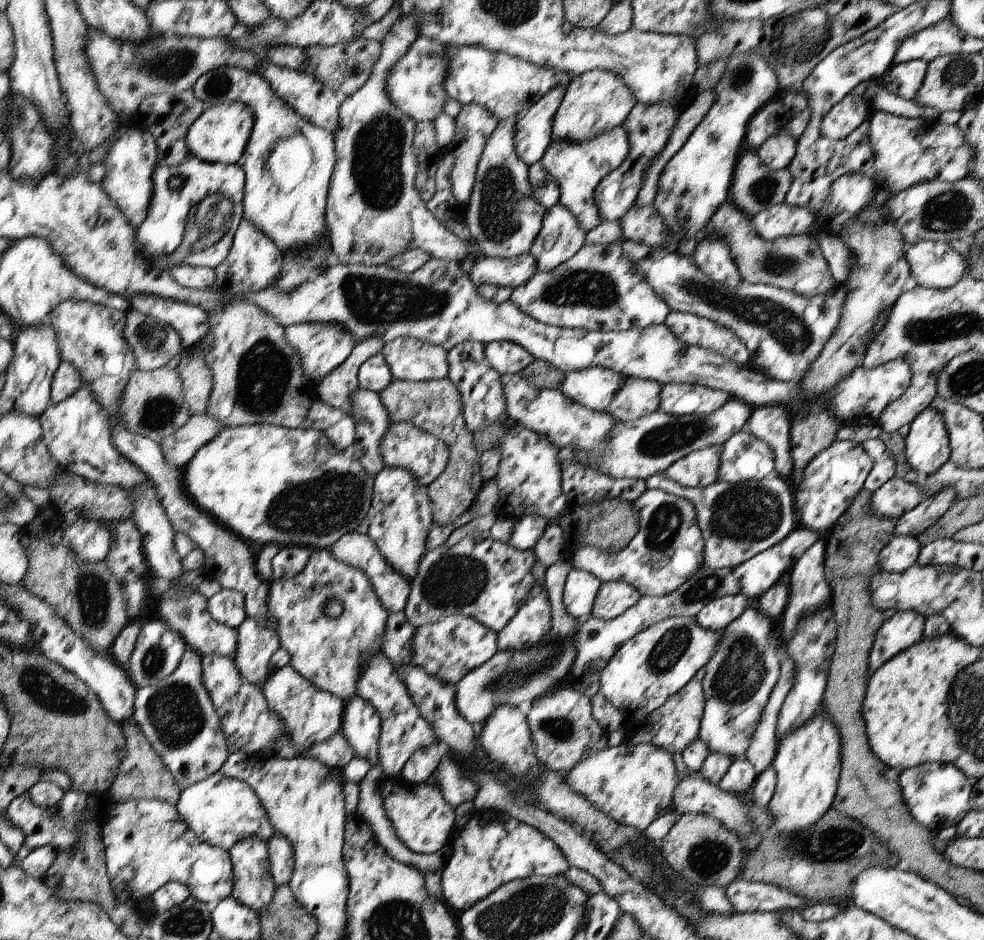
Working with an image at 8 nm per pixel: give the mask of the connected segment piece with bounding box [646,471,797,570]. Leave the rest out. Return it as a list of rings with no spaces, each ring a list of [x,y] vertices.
[[[775,471],[762,480],[748,480],[734,486],[716,481],[716,484],[704,488],[680,486],[680,483],[660,473],[646,479],[646,488],[662,489],[686,498],[694,504],[697,510],[697,523],[705,544],[703,568],[710,570],[730,568],[750,560],[753,556],[778,544],[797,526],[794,522],[793,490],[789,481]]]

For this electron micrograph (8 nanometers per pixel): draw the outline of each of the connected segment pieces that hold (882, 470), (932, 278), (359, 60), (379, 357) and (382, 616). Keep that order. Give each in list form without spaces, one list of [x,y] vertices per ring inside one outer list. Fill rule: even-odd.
[[[880,438],[866,440],[862,446],[873,462],[872,470],[868,473],[863,488],[868,492],[874,492],[895,476],[895,459],[886,442]]]
[[[920,240],[906,249],[905,257],[918,286],[952,288],[965,275],[964,258],[948,242]]]
[[[360,37],[348,44],[334,44],[334,46],[326,47],[318,45],[307,48],[308,66],[303,72],[322,81],[328,88],[340,93],[342,97],[348,97],[359,91],[371,78],[372,68],[380,58],[380,44],[381,42],[376,40]]]
[[[378,353],[360,365],[357,379],[360,389],[380,394],[390,386],[393,376],[384,355]]]
[[[315,549],[306,568],[298,576],[284,580],[272,579],[268,594],[268,612],[278,620],[278,634],[284,650],[290,655],[289,664],[308,682],[341,698],[345,703],[357,696],[356,684],[360,679],[360,668],[372,654],[382,650],[382,638],[388,620],[388,611],[384,610],[380,600],[376,598],[371,580],[368,580],[368,576],[362,570],[336,560],[328,549]],[[328,600],[342,602],[343,610],[338,618],[326,614],[324,608]]]

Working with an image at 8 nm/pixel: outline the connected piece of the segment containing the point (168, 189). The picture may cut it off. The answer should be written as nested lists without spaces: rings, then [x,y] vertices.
[[[190,154],[178,166],[156,167],[152,182],[152,200],[144,224],[135,230],[135,247],[146,250],[151,261],[168,269],[176,262],[208,268],[222,264],[243,220],[246,170],[238,163],[209,163]]]

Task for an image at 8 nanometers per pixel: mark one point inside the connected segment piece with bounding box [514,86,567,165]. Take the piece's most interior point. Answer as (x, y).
(534, 128)

